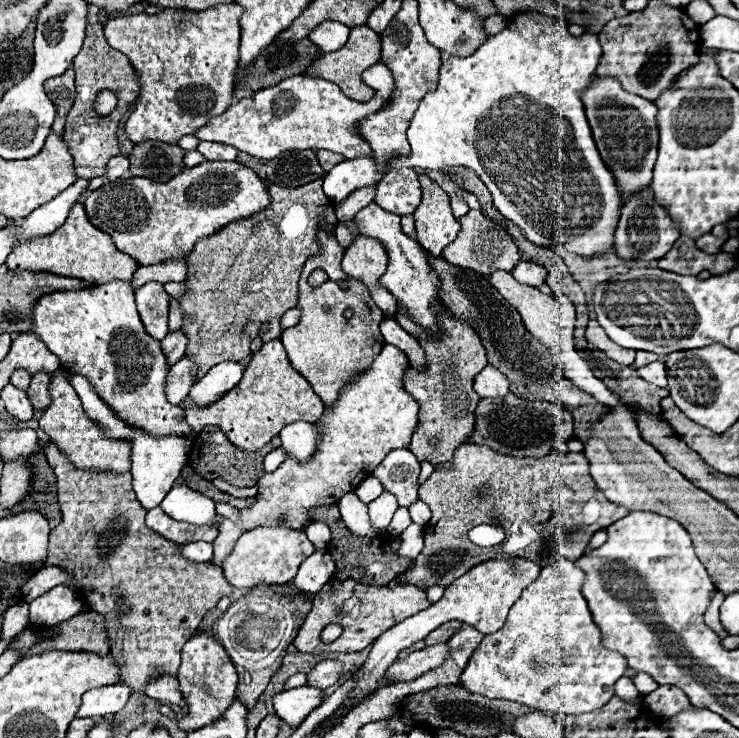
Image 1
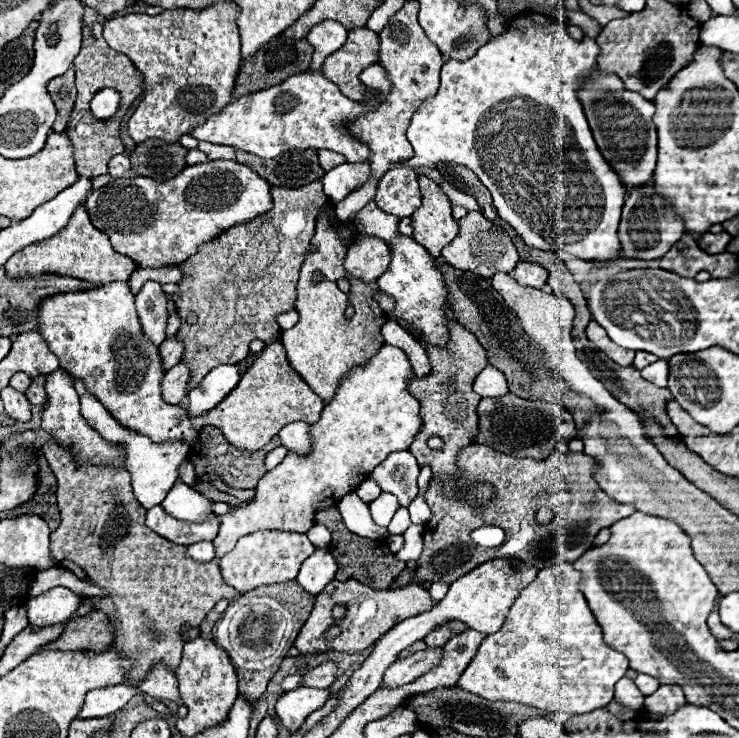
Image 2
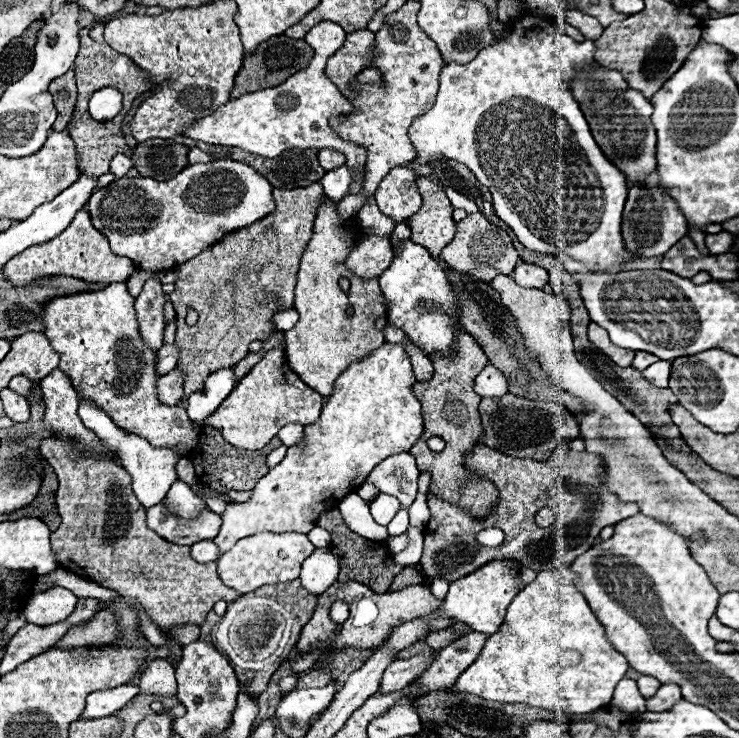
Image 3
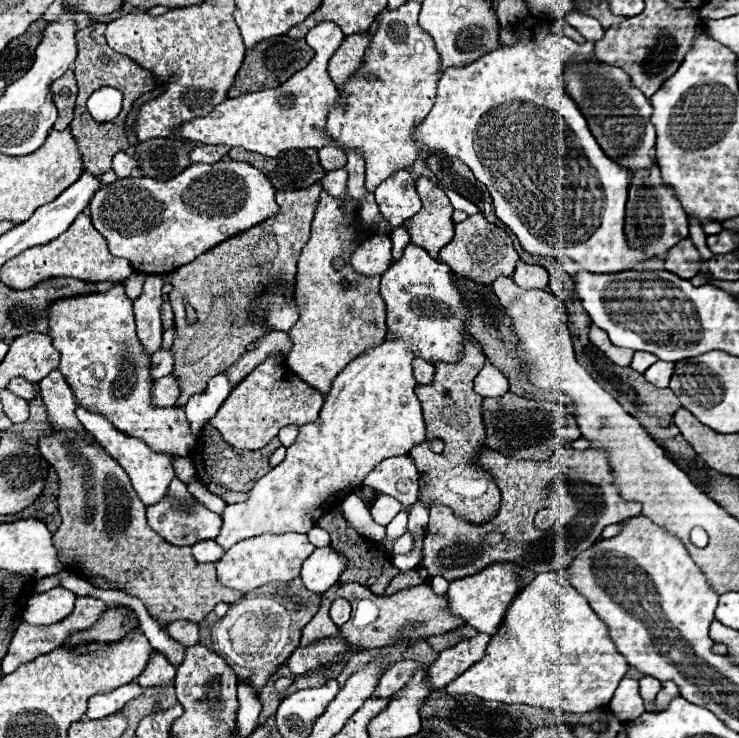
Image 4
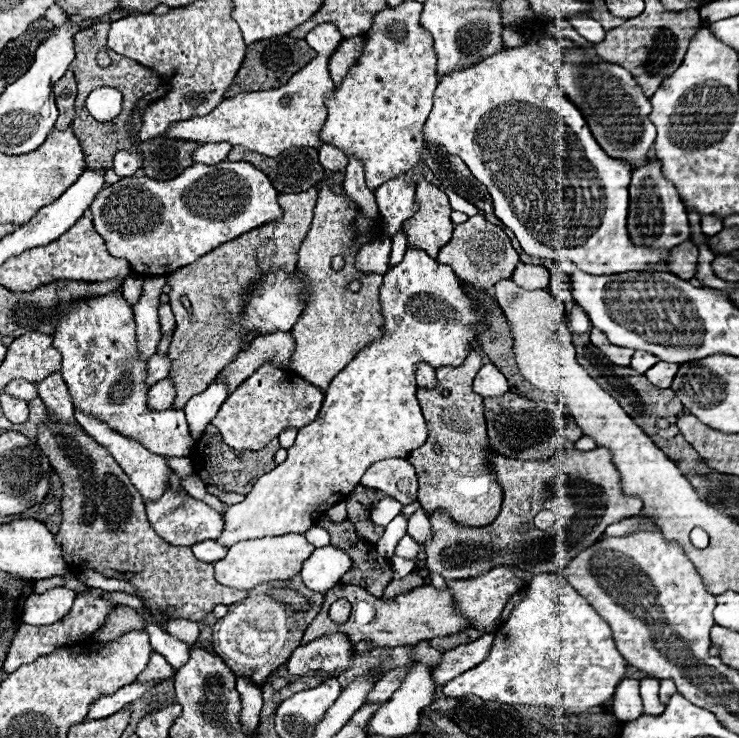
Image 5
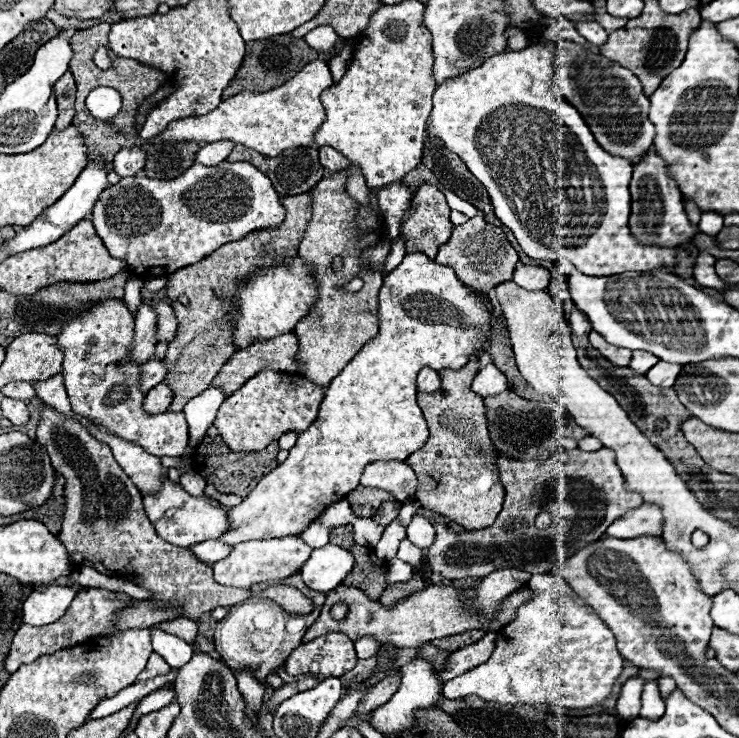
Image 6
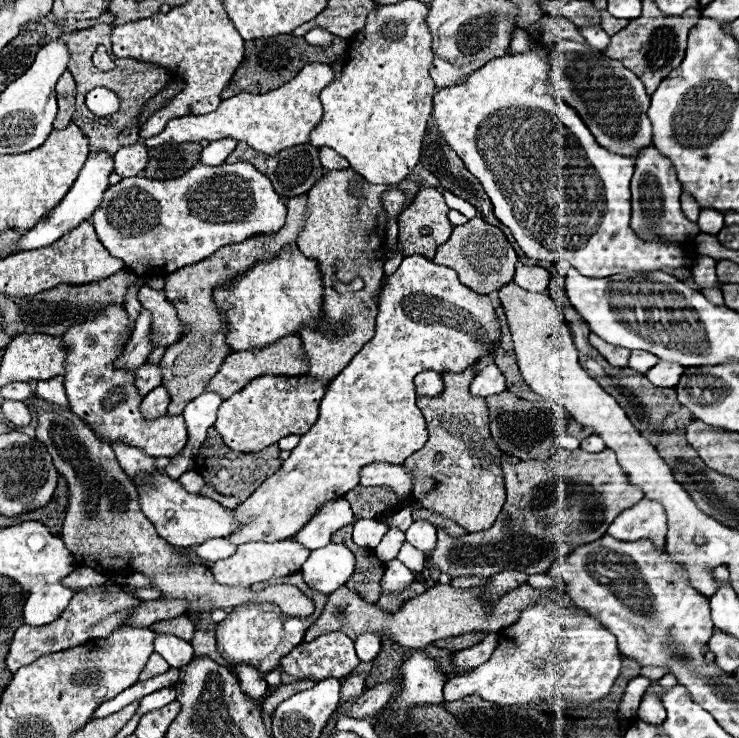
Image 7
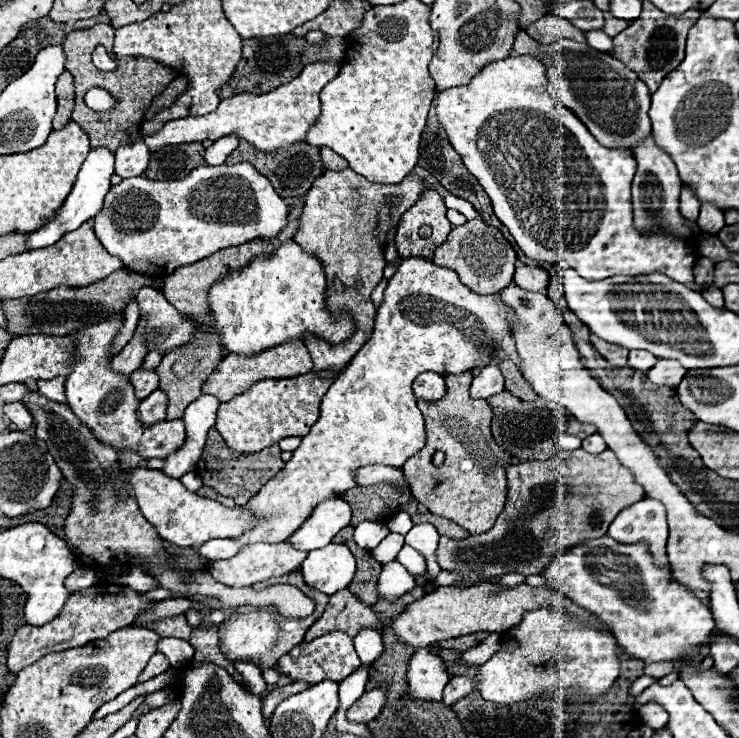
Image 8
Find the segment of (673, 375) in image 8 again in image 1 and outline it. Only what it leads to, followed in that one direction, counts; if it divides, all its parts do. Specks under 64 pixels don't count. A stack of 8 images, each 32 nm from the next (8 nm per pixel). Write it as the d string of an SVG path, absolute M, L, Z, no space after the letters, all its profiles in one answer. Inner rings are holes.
M656 360L656 362L640 368L638 374L640 374L640 378L644 378L646 382L652 382L652 384L656 384L656 386L660 386L660 388L666 386L666 364L664 364L664 362L658 362L658 360Z

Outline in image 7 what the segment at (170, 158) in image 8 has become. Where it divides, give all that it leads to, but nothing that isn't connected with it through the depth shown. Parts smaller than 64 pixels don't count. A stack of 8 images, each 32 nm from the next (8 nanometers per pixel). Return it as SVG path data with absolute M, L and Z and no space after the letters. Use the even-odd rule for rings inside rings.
M198 142L188 144L164 144L156 150L150 150L148 166L144 170L146 178L152 180L174 180L184 176L192 166L200 164L200 150Z

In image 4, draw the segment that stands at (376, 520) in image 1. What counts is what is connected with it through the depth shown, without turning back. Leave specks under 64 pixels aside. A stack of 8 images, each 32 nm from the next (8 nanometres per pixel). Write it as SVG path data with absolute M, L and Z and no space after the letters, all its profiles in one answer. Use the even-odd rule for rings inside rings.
M380 496L380 498L372 504L370 514L372 514L372 518L374 518L376 524L386 526L402 508L404 508L404 506L402 506L400 502L396 502L392 496Z

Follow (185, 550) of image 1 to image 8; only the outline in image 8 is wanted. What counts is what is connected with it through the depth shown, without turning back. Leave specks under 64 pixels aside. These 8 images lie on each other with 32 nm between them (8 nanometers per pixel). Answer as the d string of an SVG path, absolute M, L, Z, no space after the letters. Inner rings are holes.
M218 538L218 540L206 542L204 546L200 546L198 552L200 552L204 558L208 558L208 560L224 560L224 558L236 556L242 548L244 548L244 544L240 544L240 542L236 542L236 540Z

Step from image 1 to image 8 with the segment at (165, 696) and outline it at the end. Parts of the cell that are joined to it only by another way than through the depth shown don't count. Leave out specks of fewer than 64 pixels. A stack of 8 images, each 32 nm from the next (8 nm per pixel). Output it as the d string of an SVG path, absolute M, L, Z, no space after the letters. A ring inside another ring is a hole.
M156 654L156 656L152 656L152 658L150 658L148 666L146 666L146 668L144 668L144 672L140 674L140 682L152 680L152 678L156 678L156 676L160 676L160 674L168 672L168 670L170 670L170 662L166 660L166 656L164 656L164 654Z

